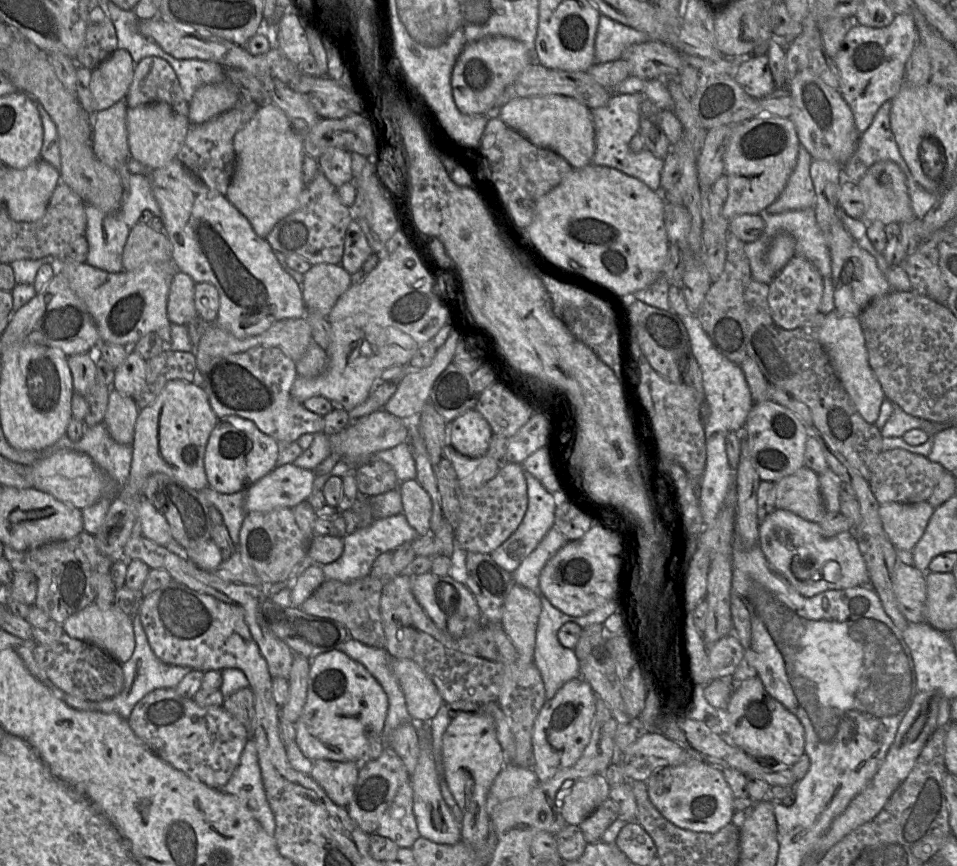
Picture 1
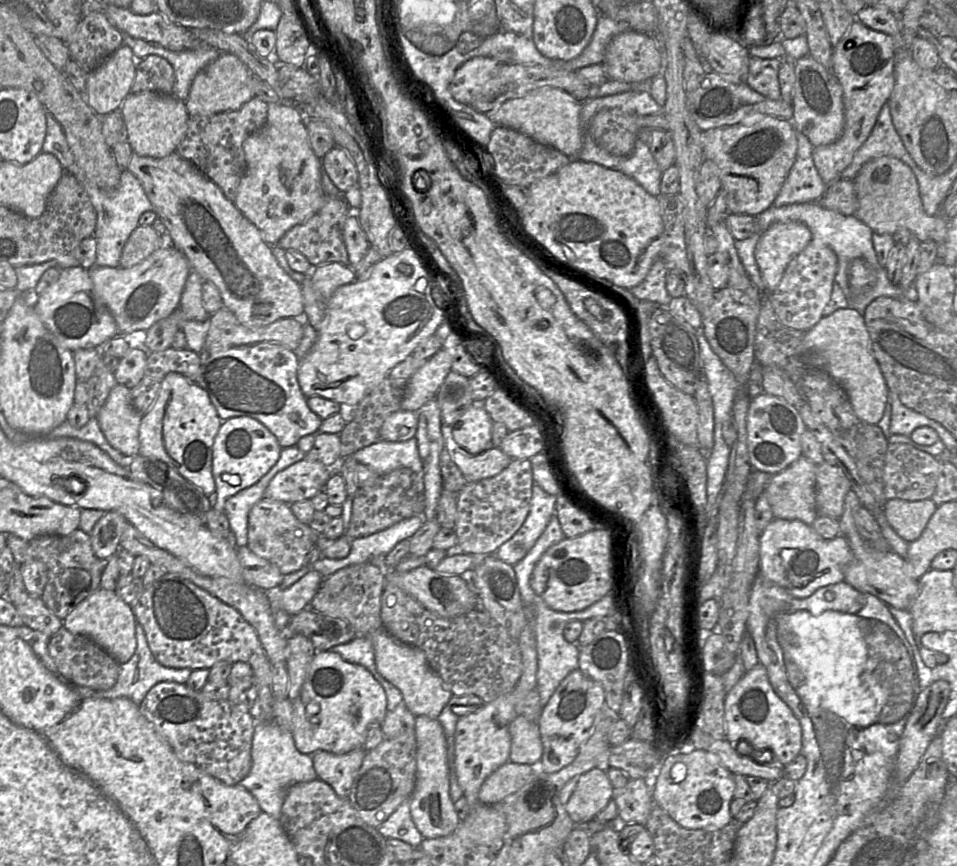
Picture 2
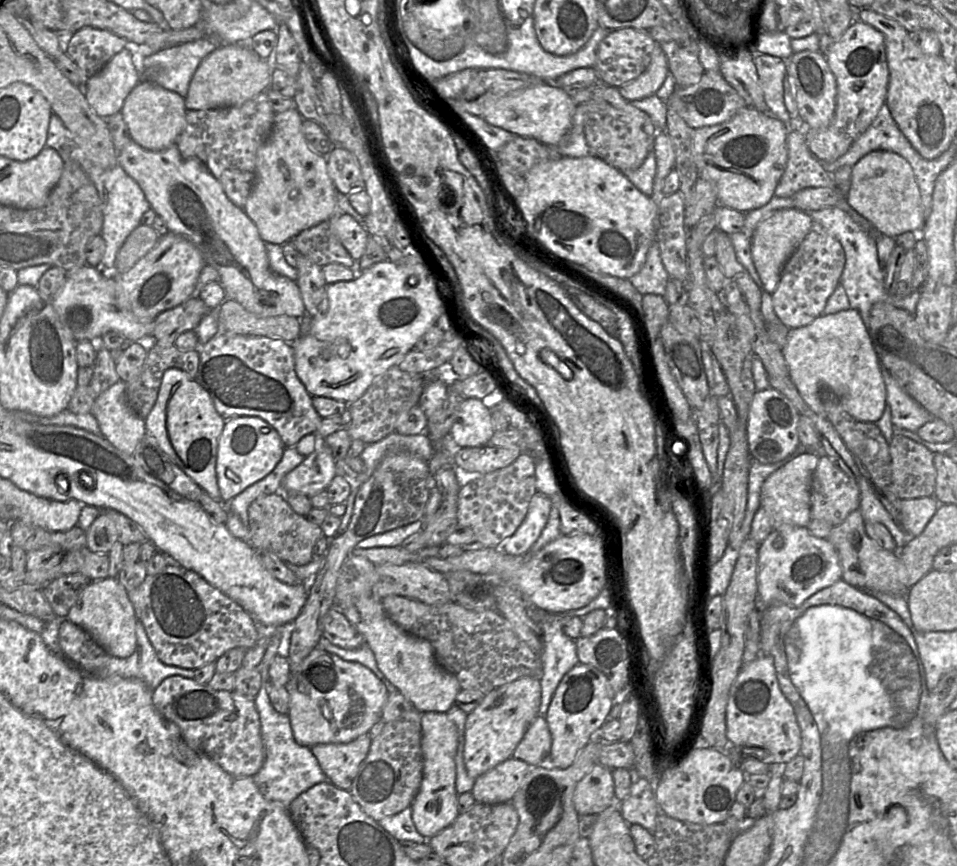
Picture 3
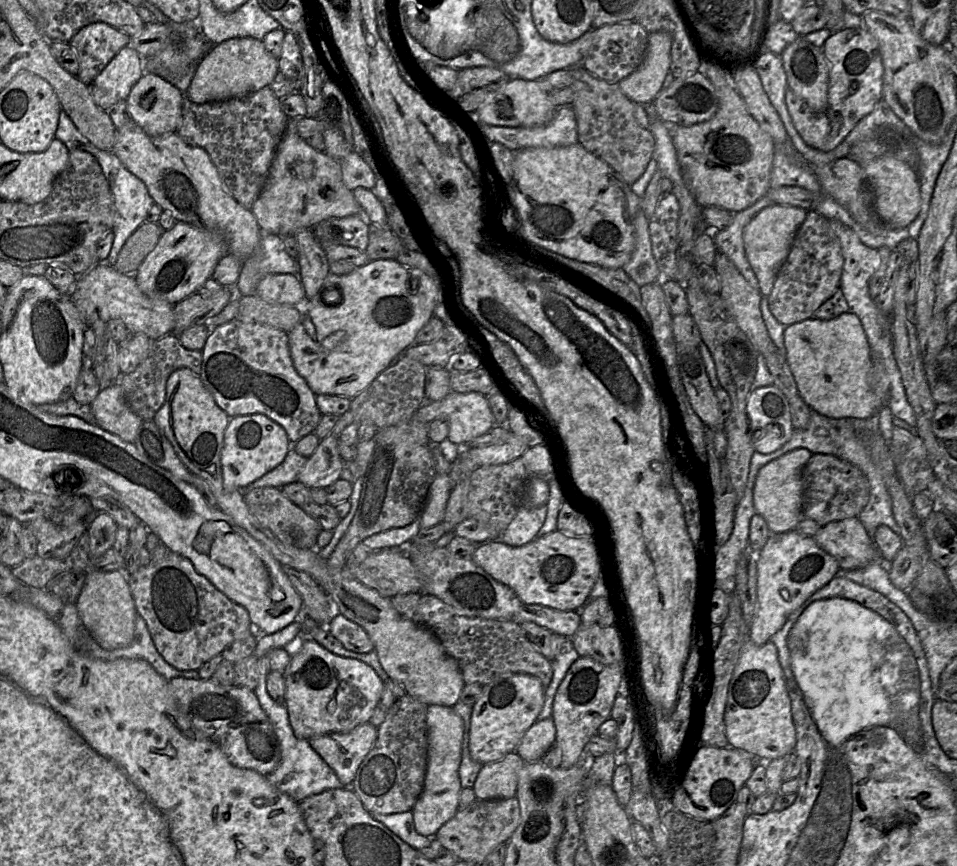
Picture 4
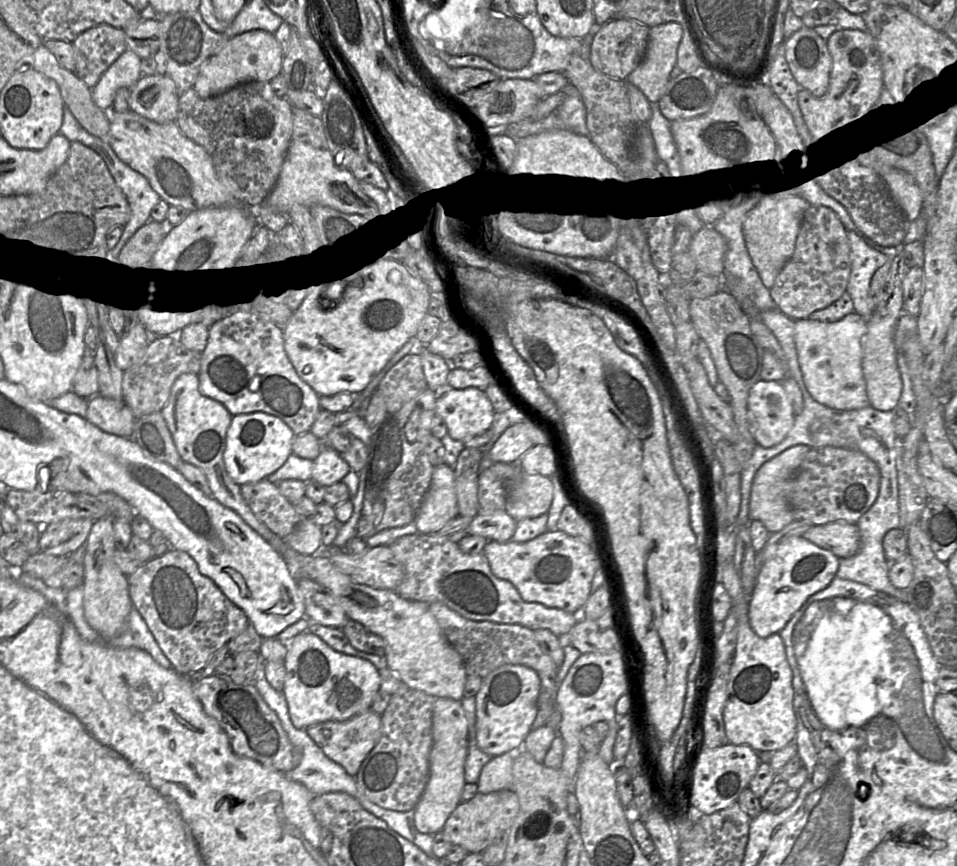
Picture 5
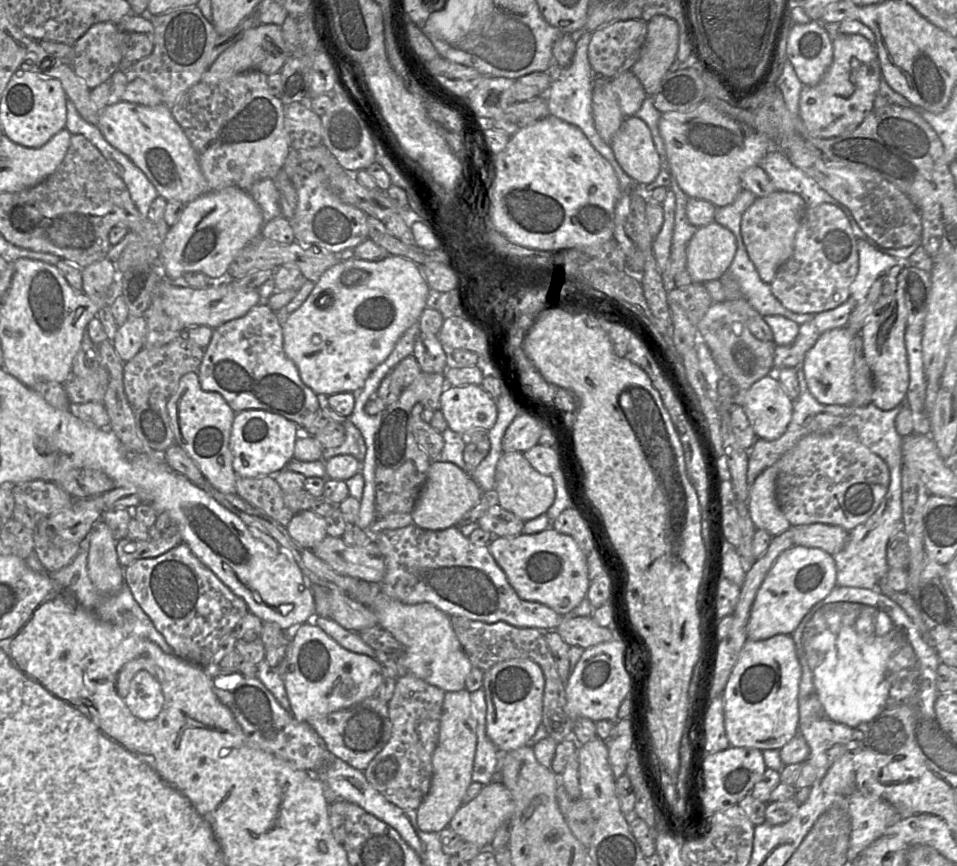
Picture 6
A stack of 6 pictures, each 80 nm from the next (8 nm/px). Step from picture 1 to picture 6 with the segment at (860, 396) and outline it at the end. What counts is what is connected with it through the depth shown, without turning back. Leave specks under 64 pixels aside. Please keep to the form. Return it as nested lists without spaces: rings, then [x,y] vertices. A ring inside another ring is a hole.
[[[846,327],[824,332],[806,353],[802,368],[809,392],[821,404],[850,405],[855,395],[853,383],[854,337]]]

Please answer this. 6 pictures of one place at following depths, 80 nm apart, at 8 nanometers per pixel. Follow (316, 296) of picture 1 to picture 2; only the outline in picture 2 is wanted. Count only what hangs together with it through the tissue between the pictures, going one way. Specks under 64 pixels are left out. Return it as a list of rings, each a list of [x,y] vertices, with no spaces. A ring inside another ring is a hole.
[[[338,262],[313,267],[310,278],[313,287],[326,301],[338,287],[356,280],[354,269]]]

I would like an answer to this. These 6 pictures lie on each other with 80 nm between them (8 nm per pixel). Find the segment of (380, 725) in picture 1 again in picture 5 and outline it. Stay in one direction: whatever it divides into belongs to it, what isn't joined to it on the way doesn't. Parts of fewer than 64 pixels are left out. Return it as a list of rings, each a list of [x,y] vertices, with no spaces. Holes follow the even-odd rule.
[[[309,631],[295,636],[287,652],[283,693],[296,729],[326,721],[346,721],[371,709],[381,686],[380,671],[374,664],[335,651]]]

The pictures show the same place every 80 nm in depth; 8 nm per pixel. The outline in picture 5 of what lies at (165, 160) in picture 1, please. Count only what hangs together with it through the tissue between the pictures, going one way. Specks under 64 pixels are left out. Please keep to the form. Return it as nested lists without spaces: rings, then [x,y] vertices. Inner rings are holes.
[[[142,75],[130,88],[128,110],[158,123],[176,122],[179,98],[170,78]]]

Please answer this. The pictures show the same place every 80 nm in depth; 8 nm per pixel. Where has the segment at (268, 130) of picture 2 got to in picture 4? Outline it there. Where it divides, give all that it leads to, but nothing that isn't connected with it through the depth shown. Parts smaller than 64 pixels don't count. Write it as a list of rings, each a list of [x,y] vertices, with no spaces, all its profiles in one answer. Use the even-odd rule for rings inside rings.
[[[289,118],[271,163],[266,184],[251,207],[262,232],[281,237],[295,235],[299,230],[313,229],[329,218],[363,213],[353,191],[343,182],[340,161],[308,145],[297,132],[297,119]]]

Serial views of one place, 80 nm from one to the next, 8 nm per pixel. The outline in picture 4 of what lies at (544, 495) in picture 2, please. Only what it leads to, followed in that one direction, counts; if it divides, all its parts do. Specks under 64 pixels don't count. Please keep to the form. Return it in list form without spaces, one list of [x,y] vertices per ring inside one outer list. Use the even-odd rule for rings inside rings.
[[[522,504],[506,530],[497,539],[509,546],[523,546],[536,538],[547,515],[547,505],[525,507]]]

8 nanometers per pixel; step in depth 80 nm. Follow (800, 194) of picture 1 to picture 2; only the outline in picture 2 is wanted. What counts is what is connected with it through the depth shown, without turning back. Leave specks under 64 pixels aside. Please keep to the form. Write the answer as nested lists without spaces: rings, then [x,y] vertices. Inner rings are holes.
[[[797,131],[796,136],[796,159],[774,200],[773,205],[776,207],[817,202],[827,188],[814,164],[813,145],[803,133]]]

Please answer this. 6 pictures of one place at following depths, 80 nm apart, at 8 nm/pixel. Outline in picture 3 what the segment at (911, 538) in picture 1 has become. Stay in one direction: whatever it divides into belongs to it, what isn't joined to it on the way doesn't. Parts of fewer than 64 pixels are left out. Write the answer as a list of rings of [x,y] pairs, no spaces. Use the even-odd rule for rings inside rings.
[[[934,496],[899,500],[899,525],[908,537],[919,535],[935,513],[939,502]]]

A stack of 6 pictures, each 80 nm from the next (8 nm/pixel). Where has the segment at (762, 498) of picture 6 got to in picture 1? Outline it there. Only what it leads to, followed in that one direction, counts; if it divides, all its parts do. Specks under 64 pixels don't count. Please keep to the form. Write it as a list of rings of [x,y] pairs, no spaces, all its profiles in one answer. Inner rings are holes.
[[[803,466],[776,482],[775,508],[819,524],[827,511],[820,493],[818,474]]]

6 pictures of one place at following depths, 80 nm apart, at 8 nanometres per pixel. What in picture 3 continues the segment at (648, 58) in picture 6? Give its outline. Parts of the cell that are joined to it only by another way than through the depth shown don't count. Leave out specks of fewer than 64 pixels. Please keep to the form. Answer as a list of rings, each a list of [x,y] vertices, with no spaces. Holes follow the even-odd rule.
[[[656,44],[648,68],[637,78],[618,87],[618,90],[627,101],[643,99],[655,95],[668,74],[667,56]]]

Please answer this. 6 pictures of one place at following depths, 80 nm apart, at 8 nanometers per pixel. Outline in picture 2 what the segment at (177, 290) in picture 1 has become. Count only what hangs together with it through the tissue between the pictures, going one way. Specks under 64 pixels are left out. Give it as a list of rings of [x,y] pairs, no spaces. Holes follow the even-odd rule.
[[[195,271],[190,272],[179,303],[179,311],[183,314],[183,321],[205,321],[209,314],[202,304],[202,286],[205,281]]]

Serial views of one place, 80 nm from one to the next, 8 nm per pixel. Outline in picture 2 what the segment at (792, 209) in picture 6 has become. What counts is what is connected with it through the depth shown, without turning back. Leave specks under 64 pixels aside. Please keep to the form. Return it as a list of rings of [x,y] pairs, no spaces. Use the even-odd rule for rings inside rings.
[[[799,221],[774,223],[761,235],[755,259],[768,292],[776,289],[790,261],[811,240],[810,229]]]

